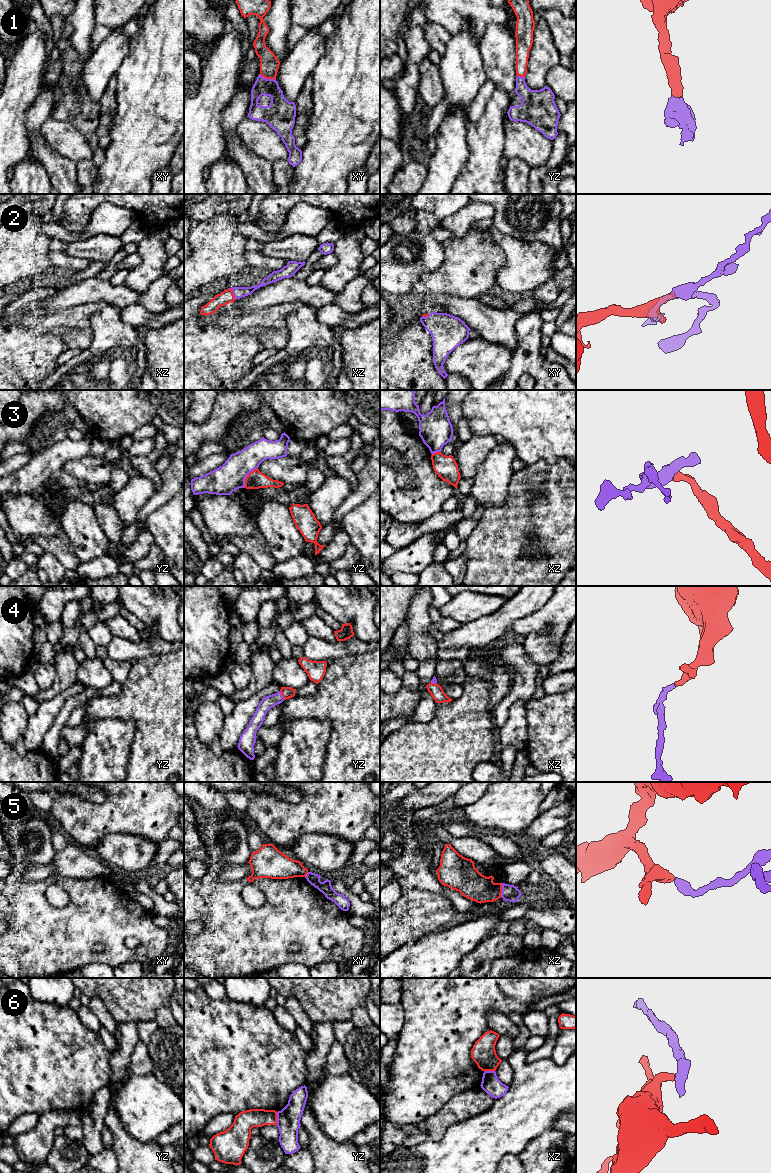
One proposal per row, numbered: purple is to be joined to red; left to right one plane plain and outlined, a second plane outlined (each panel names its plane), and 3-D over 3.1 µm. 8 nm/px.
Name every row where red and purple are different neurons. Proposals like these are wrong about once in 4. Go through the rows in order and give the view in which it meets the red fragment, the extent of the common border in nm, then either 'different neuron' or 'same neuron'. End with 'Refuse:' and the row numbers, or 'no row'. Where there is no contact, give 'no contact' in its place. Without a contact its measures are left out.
1: xy | 140 nm | same neuron
2: xz | 110 nm | same neuron
3: yz | 200 nm | same neuron
4: yz | 80 nm | same neuron
5: xz | 110 nm | different neuron
6: yz | 100 nm | different neuron
Refuse: 5, 6

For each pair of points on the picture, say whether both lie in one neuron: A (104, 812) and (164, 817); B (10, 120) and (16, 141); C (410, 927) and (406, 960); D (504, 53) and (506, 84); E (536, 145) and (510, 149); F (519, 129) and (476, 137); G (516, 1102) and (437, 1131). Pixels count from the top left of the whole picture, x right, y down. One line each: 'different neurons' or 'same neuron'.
A: same neuron
B: same neuron
C: different neurons
D: same neuron
E: same neuron
F: different neurons
G: different neurons

